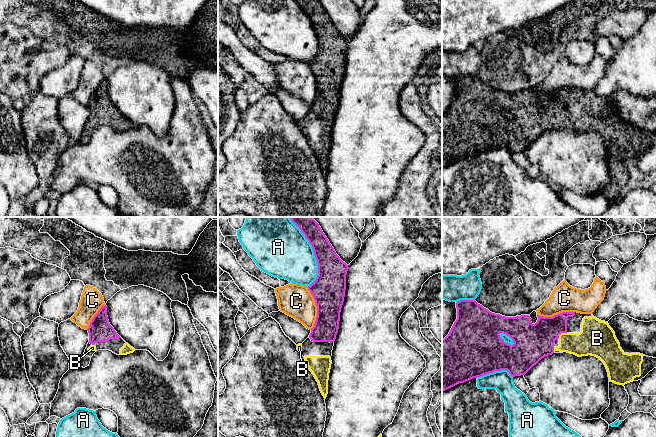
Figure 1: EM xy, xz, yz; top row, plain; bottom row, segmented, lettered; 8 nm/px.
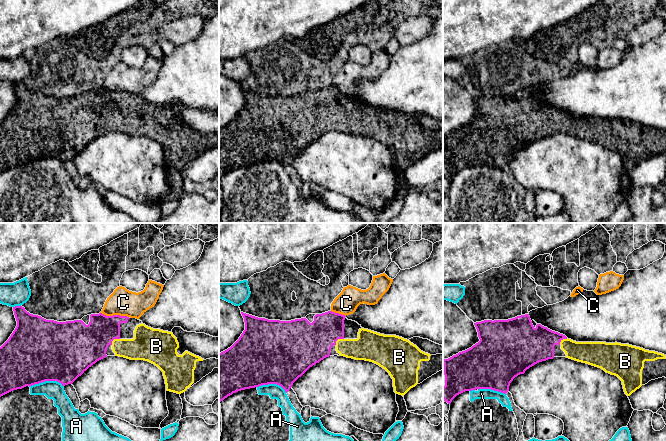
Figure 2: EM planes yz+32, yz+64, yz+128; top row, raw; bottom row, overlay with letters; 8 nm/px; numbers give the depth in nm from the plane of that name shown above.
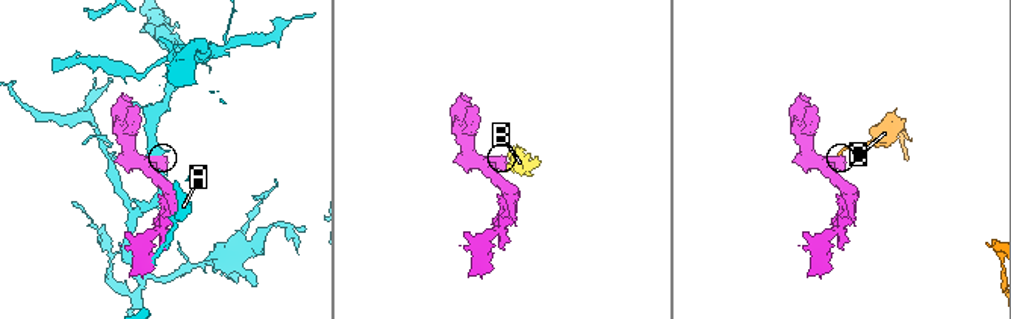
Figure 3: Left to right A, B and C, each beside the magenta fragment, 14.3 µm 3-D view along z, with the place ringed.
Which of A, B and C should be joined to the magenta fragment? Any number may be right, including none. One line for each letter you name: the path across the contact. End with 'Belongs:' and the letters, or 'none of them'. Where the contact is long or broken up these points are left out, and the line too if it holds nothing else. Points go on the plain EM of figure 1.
B: runs through yz (532, 118), (545, 108), (561, 108), (569, 116), (591, 116)
Belongs: B

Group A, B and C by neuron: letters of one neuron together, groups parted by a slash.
A / B / C

